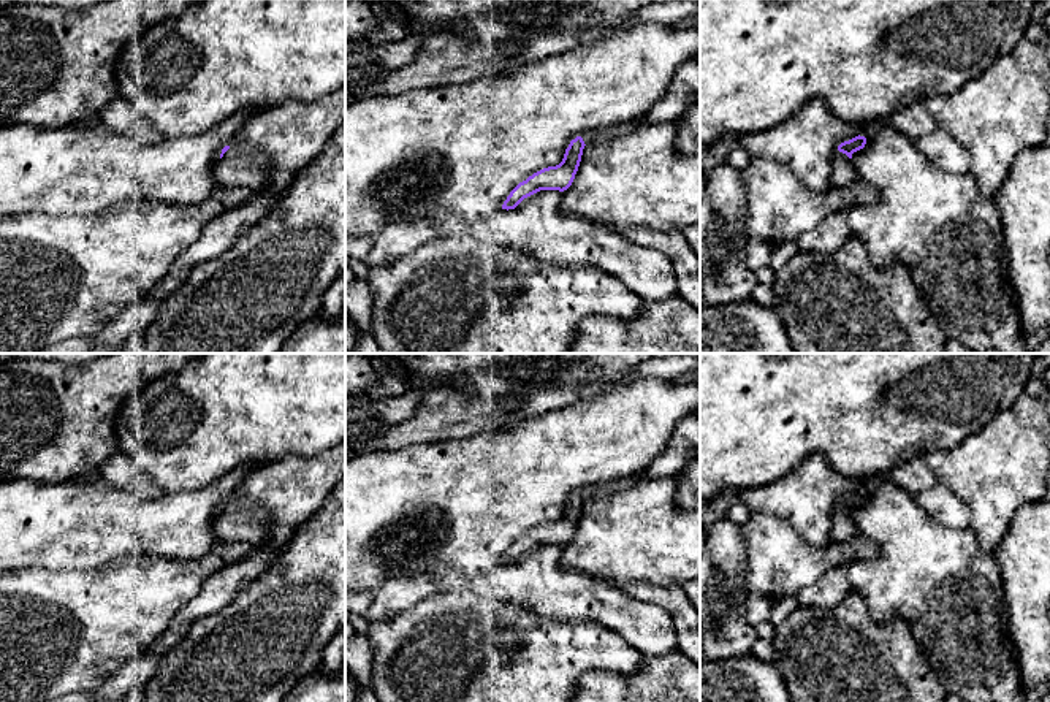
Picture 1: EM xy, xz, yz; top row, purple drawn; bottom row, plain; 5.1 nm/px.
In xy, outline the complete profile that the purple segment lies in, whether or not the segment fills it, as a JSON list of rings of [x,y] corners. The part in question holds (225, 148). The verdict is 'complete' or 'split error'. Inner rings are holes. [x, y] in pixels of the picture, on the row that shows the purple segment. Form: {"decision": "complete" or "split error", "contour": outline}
{"decision": "split error", "contour": [[[233,144],[222,149],[214,168],[214,176],[219,185],[245,187],[260,193],[266,189],[271,165],[271,157],[263,151],[245,151]]]}

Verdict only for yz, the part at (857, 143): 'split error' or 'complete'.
split error

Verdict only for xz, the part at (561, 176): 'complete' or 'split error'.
split error

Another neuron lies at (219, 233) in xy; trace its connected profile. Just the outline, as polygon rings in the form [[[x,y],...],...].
[[[268,187],[239,208],[211,219],[198,239],[171,263],[168,273],[150,288],[149,295],[165,301],[185,282],[195,265],[220,257],[247,228],[269,216],[283,190]]]

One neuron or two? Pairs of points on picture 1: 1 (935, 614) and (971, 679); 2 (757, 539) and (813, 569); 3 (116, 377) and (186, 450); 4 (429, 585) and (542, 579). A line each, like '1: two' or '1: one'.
1: one
2: one
3: two
4: one

